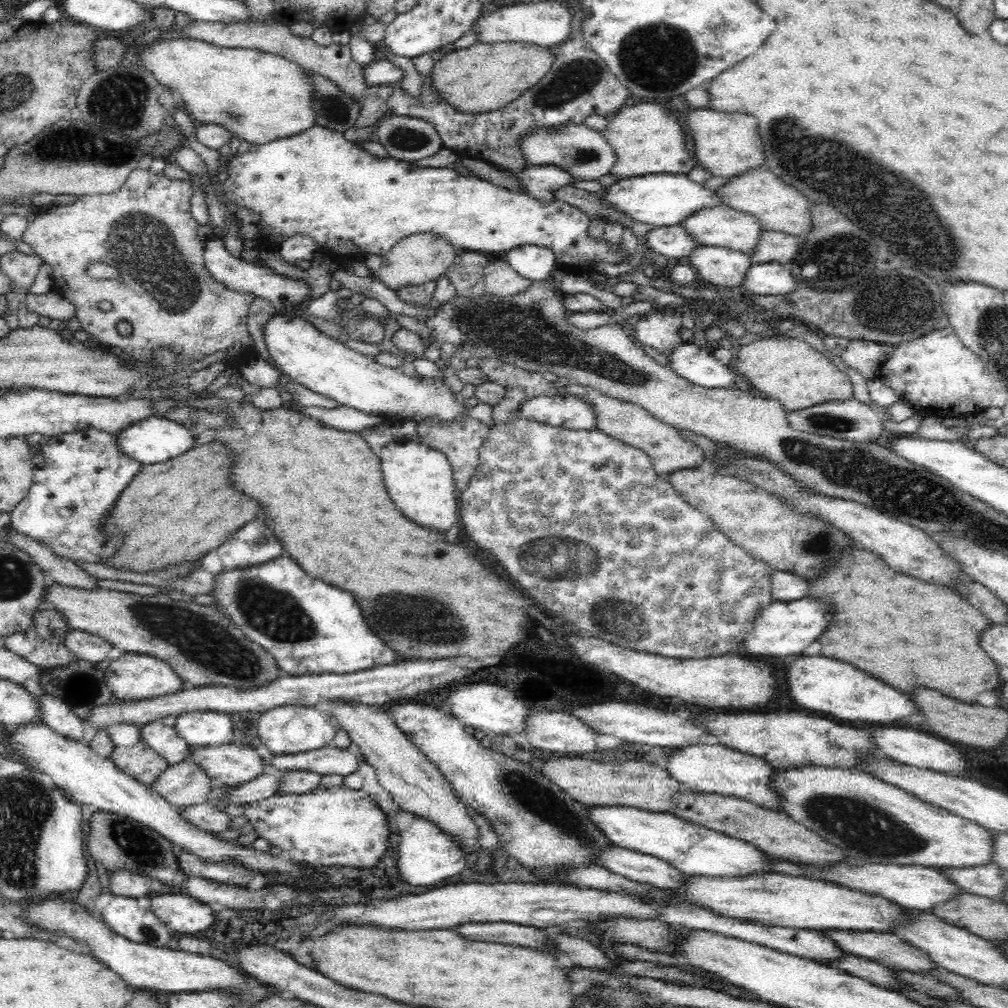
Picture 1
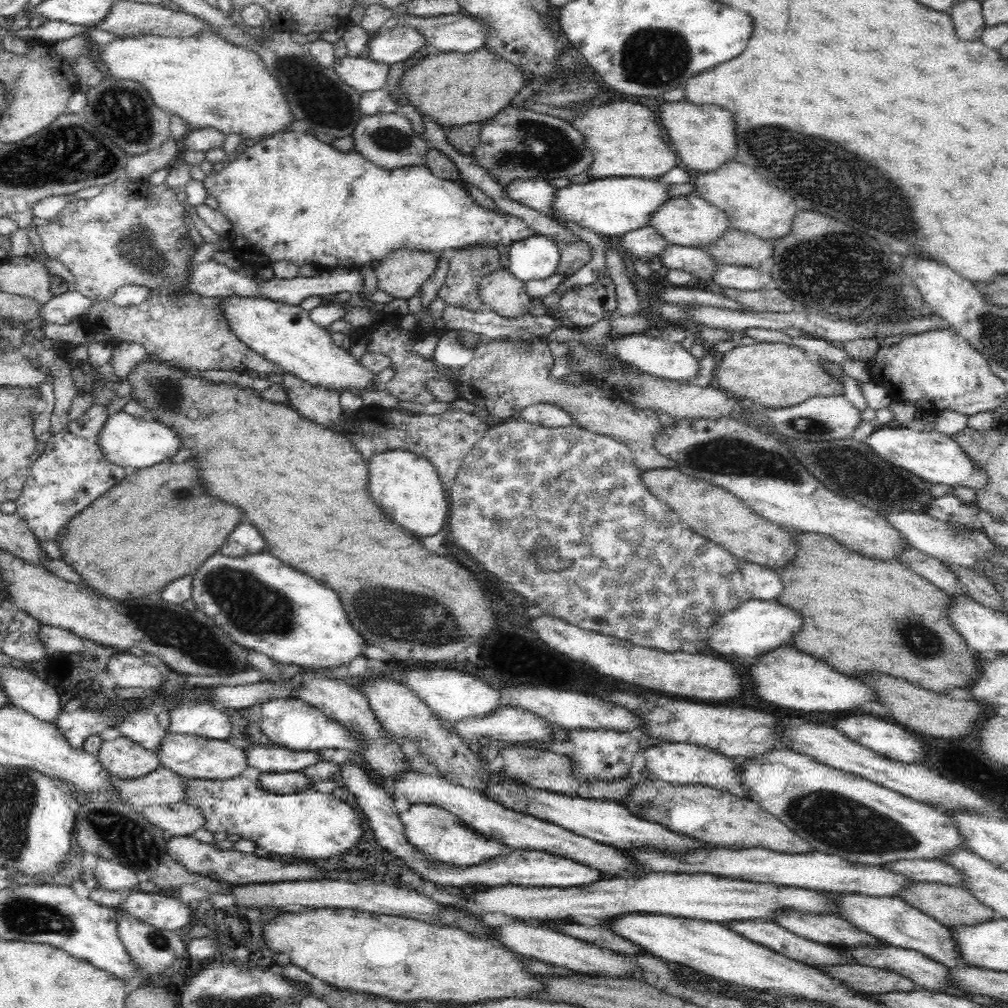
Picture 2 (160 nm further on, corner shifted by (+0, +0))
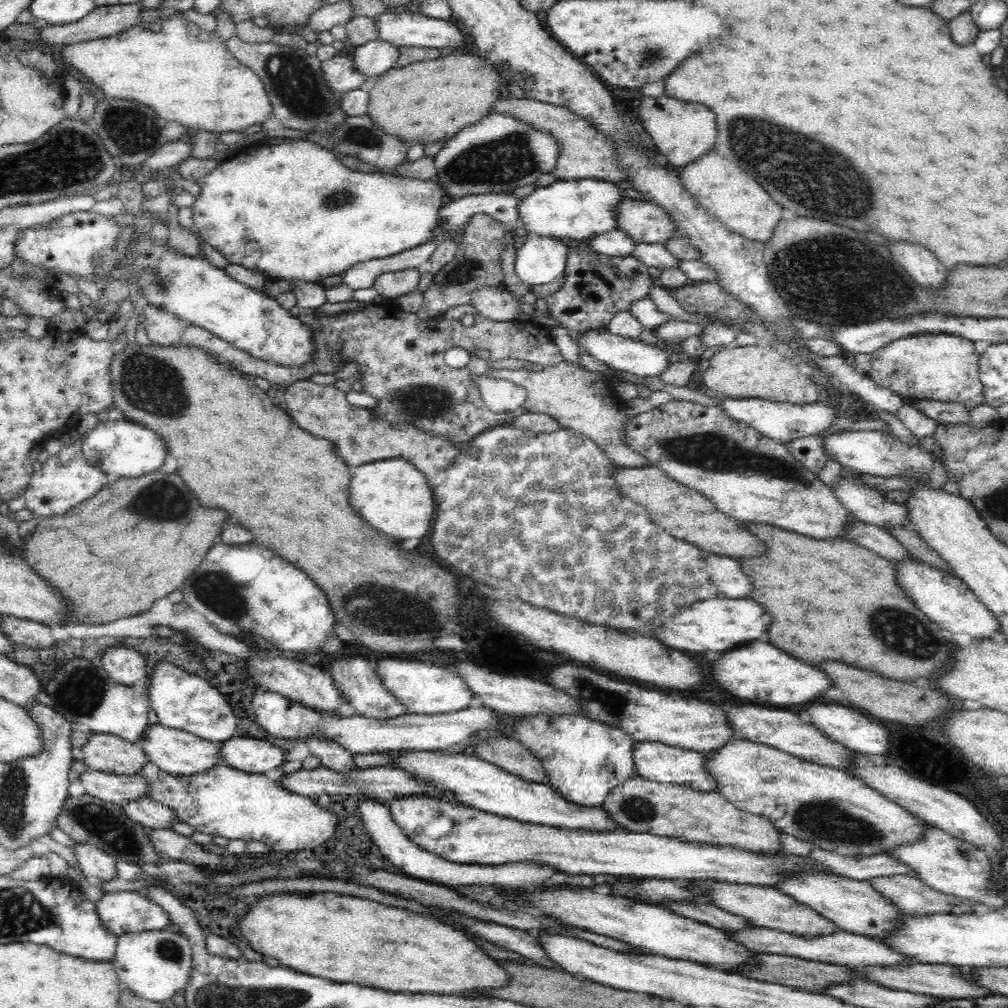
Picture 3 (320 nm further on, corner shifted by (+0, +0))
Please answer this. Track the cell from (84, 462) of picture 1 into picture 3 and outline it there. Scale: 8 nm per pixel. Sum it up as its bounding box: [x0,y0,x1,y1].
[25,441,111,519]

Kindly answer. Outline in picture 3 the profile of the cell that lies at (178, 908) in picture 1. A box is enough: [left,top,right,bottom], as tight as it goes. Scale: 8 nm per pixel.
[94,891,169,937]

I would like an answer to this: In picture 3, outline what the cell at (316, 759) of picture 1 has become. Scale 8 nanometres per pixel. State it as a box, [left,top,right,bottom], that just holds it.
[220,735,285,774]

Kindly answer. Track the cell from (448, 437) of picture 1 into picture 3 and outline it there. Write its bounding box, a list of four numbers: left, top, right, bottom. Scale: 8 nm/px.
[283,379,460,486]

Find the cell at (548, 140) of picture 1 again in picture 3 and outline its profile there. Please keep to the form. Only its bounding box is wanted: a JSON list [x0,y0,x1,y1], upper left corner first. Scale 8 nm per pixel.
[432,113,561,199]

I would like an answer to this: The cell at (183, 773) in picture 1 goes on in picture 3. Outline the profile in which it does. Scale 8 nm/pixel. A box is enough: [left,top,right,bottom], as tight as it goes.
[78,769,148,805]

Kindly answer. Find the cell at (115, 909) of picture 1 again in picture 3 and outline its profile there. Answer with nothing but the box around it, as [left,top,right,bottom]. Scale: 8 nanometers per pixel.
[111,930,193,1003]

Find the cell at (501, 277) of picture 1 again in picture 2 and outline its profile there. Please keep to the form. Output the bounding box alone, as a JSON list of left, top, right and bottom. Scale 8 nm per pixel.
[478,269,532,318]

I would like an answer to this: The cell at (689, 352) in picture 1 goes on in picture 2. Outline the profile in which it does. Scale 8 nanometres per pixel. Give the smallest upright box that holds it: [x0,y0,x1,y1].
[611,334,698,381]

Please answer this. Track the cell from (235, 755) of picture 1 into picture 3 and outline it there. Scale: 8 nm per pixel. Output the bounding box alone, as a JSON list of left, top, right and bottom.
[137,723,222,776]

